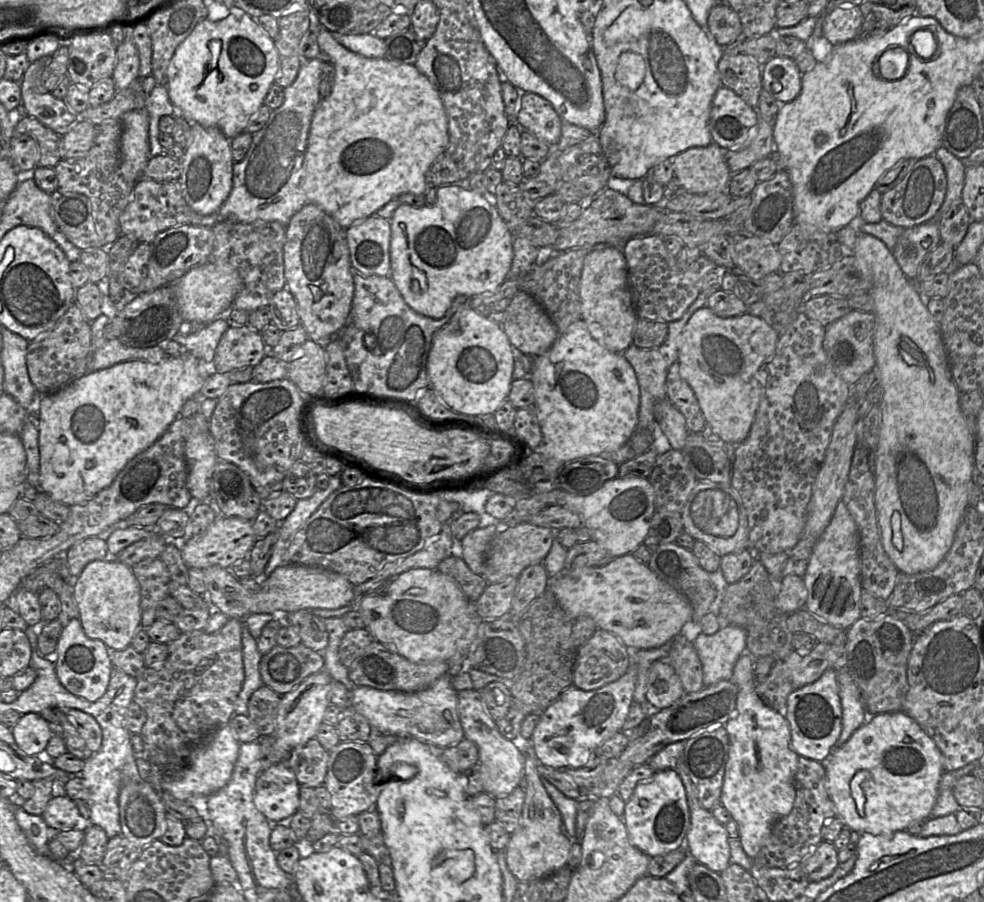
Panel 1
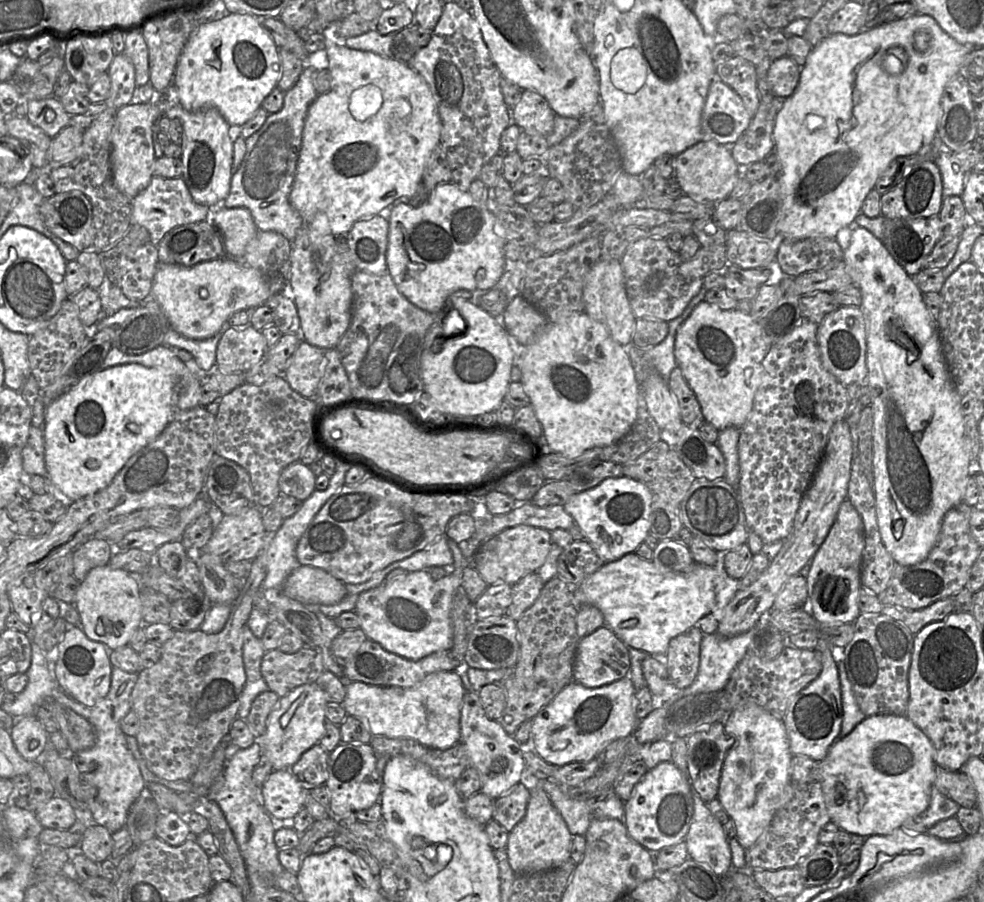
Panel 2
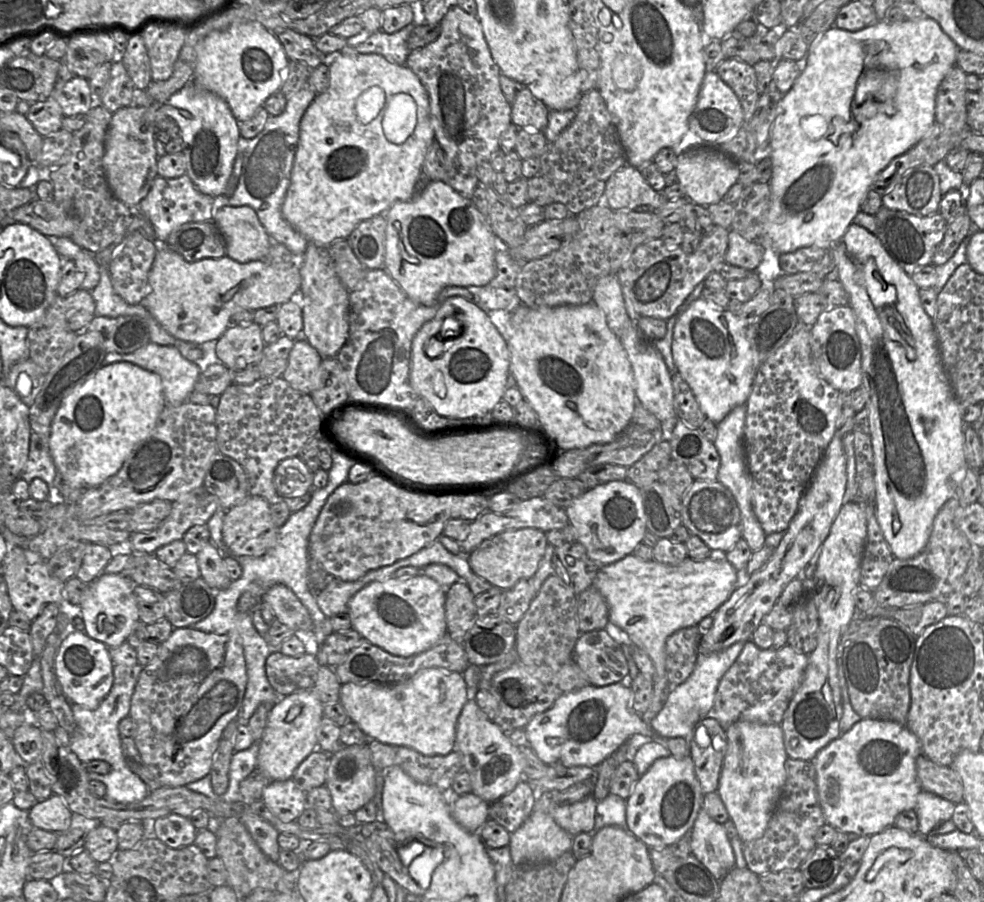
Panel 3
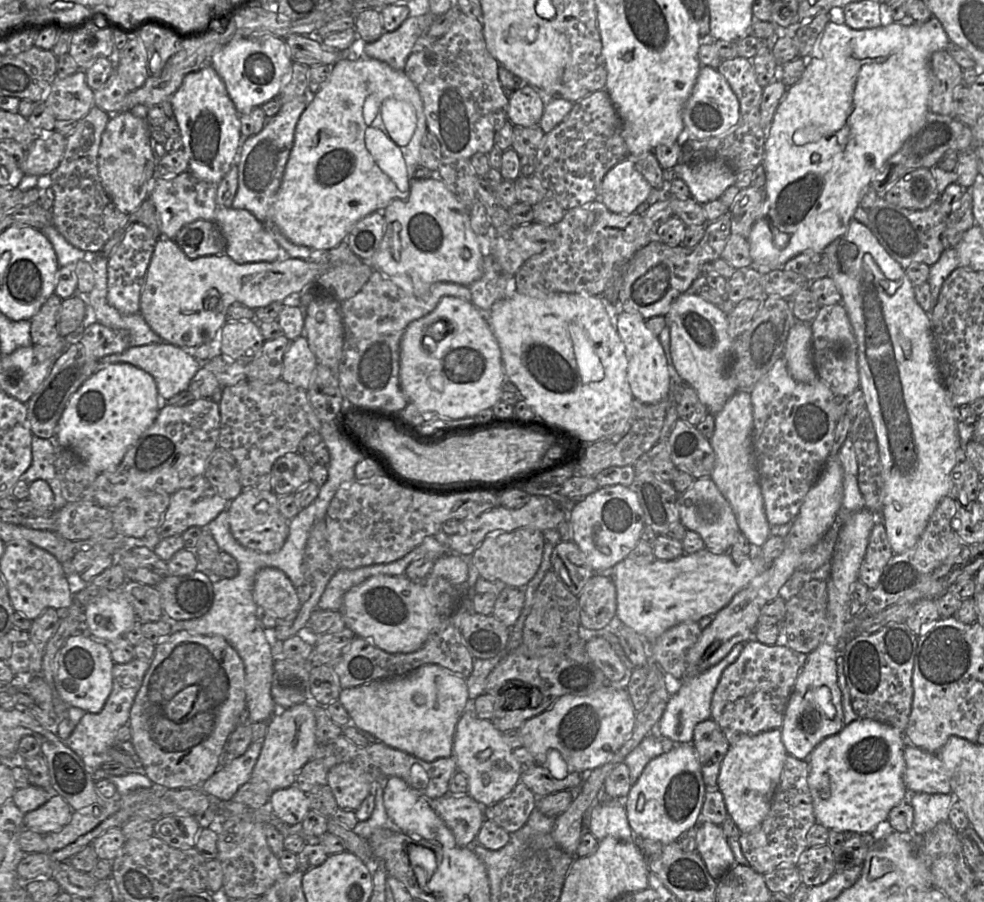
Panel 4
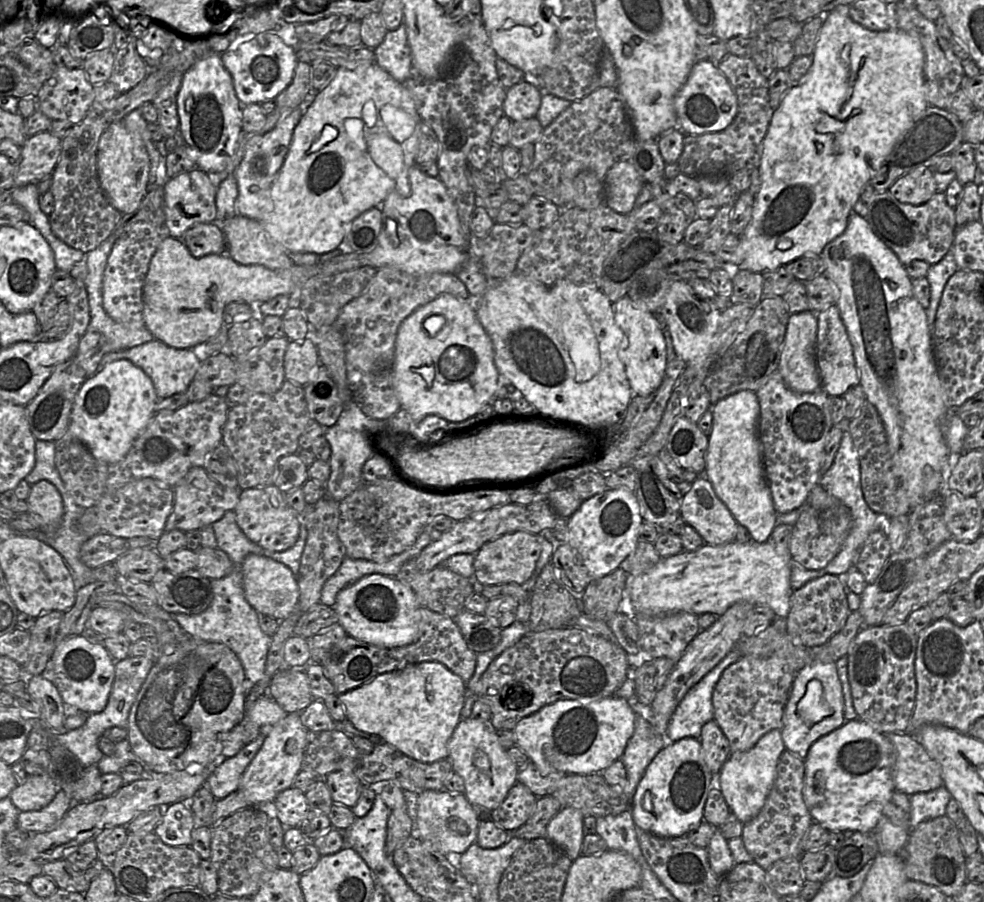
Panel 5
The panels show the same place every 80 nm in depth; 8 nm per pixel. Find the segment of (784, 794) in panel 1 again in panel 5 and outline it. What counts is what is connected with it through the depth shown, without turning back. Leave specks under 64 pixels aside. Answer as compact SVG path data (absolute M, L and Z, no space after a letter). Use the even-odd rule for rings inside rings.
M781 729L764 734L749 750L731 754L719 771L720 791L735 817L742 823L753 819L761 810L776 776L776 765L786 749Z

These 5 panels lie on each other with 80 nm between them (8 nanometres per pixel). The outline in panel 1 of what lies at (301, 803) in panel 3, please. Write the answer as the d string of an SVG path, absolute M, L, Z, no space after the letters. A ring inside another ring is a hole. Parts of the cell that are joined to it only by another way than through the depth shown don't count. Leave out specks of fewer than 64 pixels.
M286 763L262 771L255 785L254 803L272 824L286 824L299 811L300 784Z

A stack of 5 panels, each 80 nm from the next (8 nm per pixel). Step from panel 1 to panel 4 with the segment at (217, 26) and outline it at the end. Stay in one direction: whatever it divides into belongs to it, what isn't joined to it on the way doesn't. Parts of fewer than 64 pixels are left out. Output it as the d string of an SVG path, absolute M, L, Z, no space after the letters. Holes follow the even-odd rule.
M253 32L250 35L234 35L233 38L209 59L211 65L223 80L229 97L240 115L248 114L254 107L261 107L270 99L279 95L291 72L292 60L283 38L269 32Z

